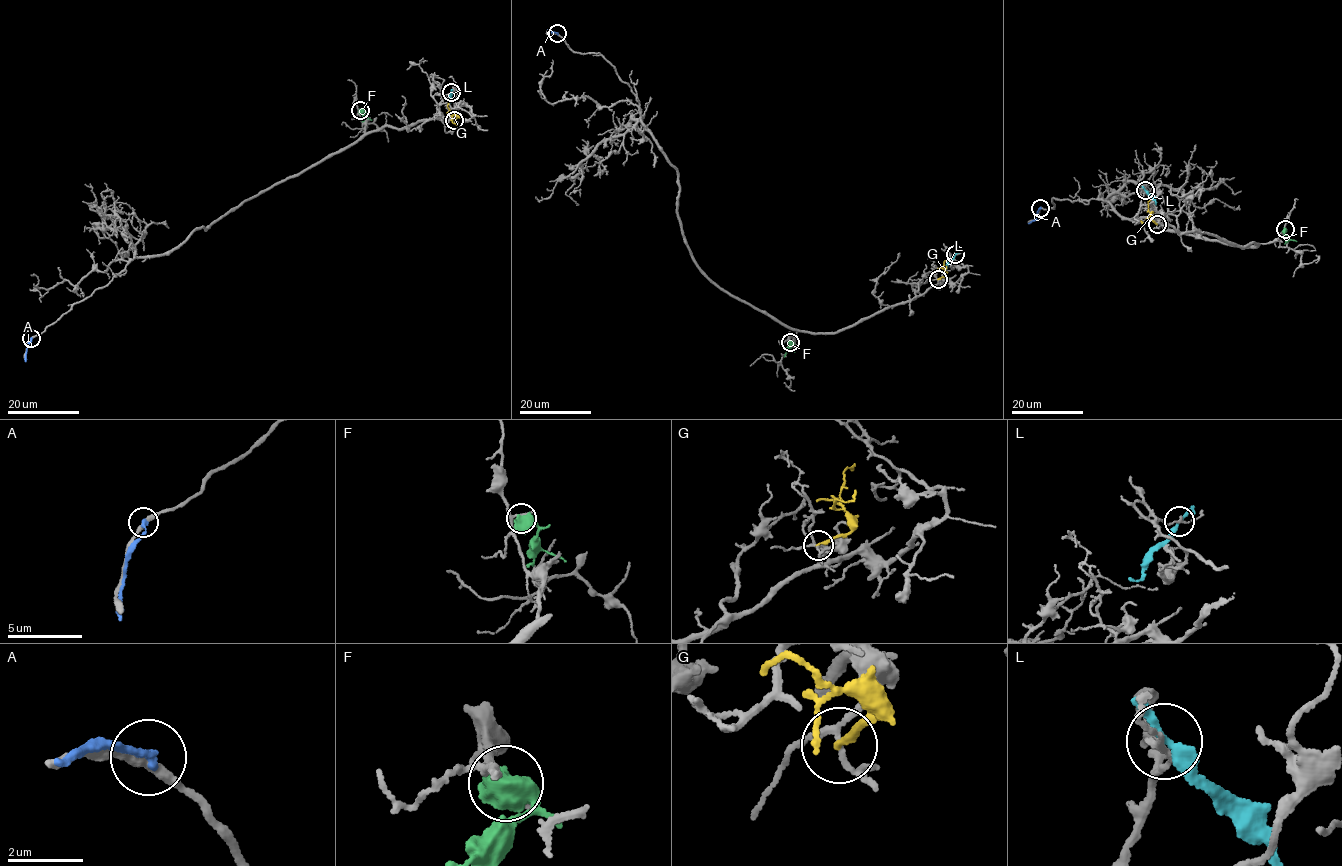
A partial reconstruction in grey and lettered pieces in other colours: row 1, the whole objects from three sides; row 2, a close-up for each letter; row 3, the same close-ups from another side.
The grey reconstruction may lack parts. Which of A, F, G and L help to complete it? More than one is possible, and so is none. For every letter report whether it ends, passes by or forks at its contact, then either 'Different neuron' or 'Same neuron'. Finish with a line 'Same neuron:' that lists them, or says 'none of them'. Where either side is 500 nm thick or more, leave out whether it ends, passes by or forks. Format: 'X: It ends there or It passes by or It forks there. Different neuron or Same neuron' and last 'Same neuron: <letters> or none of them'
A: It ends there. Different neuron
F: Different neuron
G: It ends there. Different neuron
L: It passes by. Different neuron
Same neuron: none of them

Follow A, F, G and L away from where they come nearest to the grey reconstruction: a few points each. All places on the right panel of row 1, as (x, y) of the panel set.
A: (1040, 207), (1037, 218), (1028, 223)
F: (1285, 229), (1287, 238), (1296, 241)
G: (1157, 224), (1148, 210), (1150, 200)
L: (1145, 190), (1155, 204)

